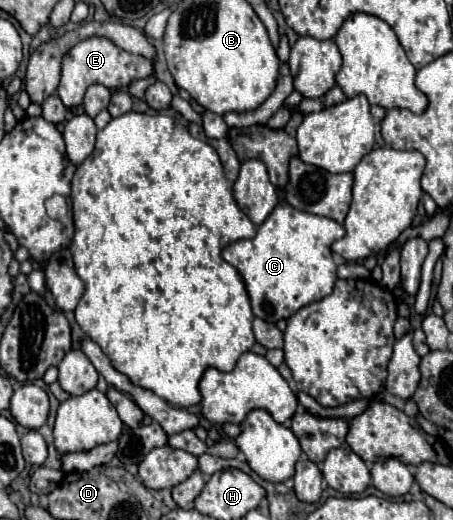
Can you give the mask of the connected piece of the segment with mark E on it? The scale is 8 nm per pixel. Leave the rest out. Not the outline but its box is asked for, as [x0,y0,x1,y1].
[58,37,154,109]

